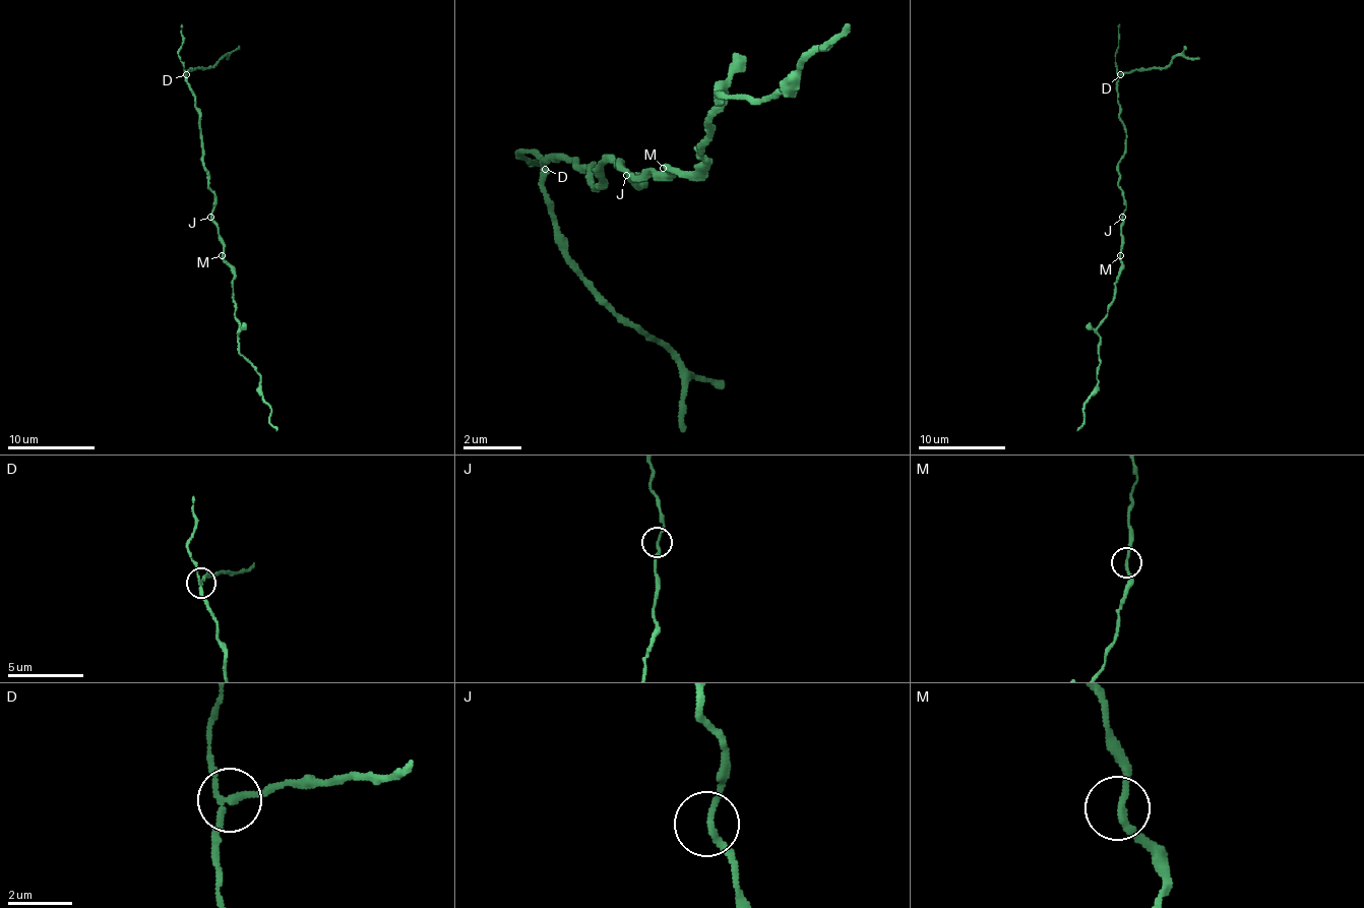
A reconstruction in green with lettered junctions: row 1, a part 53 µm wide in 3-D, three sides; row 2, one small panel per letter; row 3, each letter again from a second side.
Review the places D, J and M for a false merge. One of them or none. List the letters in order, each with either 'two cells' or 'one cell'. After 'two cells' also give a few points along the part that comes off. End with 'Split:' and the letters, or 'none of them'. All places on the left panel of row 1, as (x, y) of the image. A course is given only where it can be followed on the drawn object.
D: two cells | (186, 74), (191, 70), (208, 68), (226, 55), (226, 59)
J: one cell
M: one cell
Split: D

